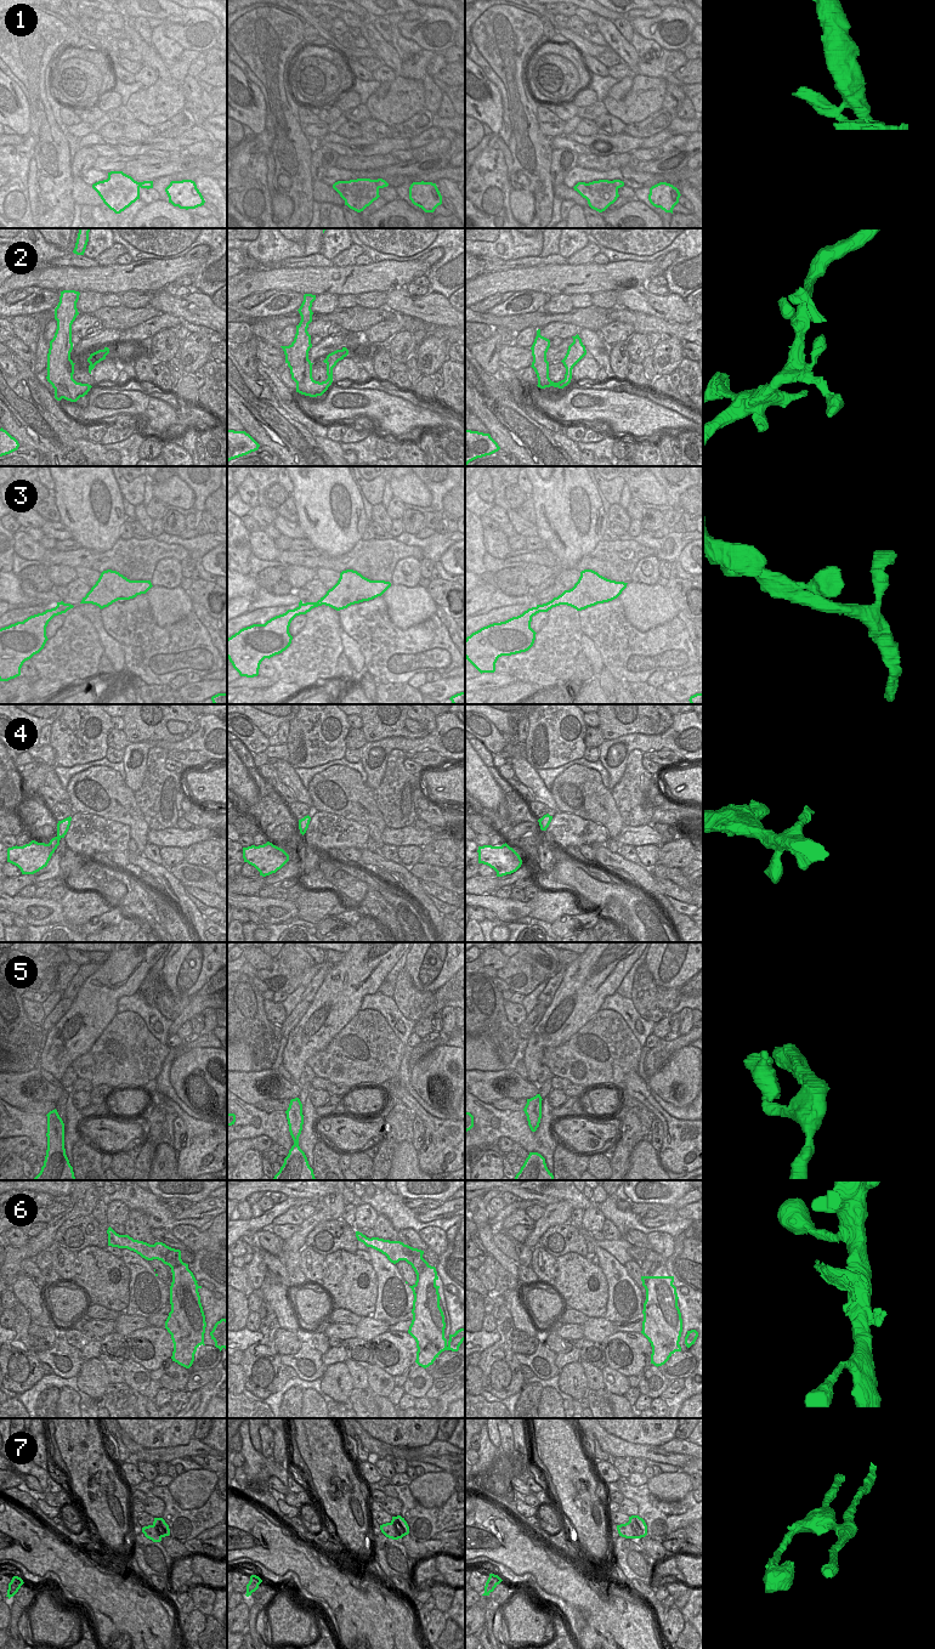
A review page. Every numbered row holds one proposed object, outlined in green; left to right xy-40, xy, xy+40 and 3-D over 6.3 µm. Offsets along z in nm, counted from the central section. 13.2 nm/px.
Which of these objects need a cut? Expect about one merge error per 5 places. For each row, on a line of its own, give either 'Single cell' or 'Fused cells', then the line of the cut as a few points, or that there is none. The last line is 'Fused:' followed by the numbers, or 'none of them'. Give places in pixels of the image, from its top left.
1: Fused cells. Split along xy (374, 180), (379, 187)
2: Single cell. No split
3: Single cell. No split
4: Single cell. No split
5: Single cell. No split
6: Fused cells. Split along xy (411, 1247), (411, 1253), (414, 1257), (412, 1264)
7: Fused cells. Split along xy (391, 1522), (398, 1537)
Fused: 1, 6, 7.

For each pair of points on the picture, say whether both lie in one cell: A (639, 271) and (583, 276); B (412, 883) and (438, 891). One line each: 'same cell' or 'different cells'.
A: same cell
B: different cells

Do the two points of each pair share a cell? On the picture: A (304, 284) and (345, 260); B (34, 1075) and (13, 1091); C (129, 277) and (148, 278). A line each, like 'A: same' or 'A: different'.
A: different
B: same
C: same

